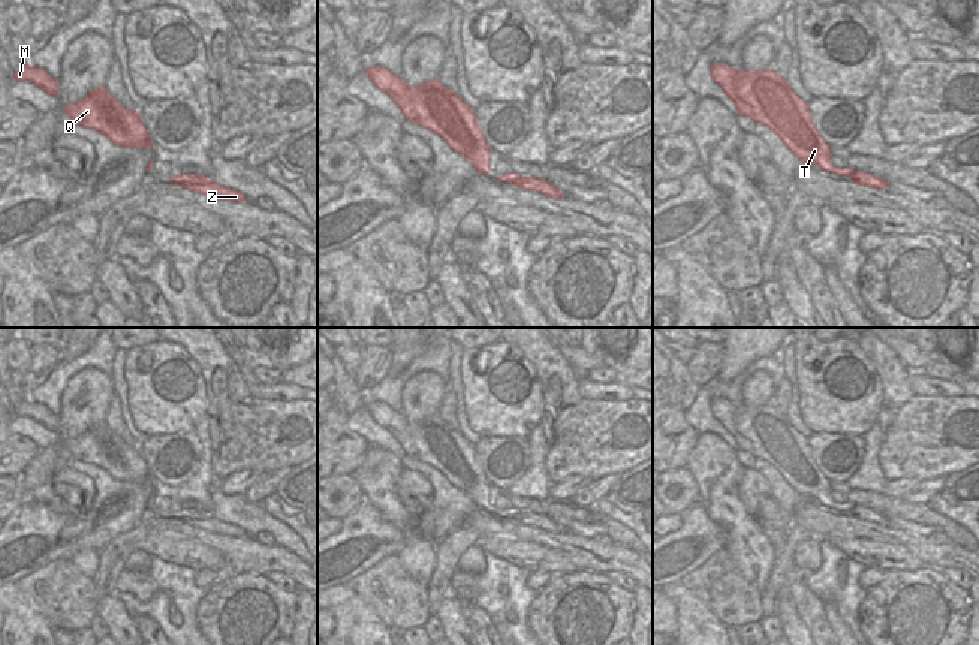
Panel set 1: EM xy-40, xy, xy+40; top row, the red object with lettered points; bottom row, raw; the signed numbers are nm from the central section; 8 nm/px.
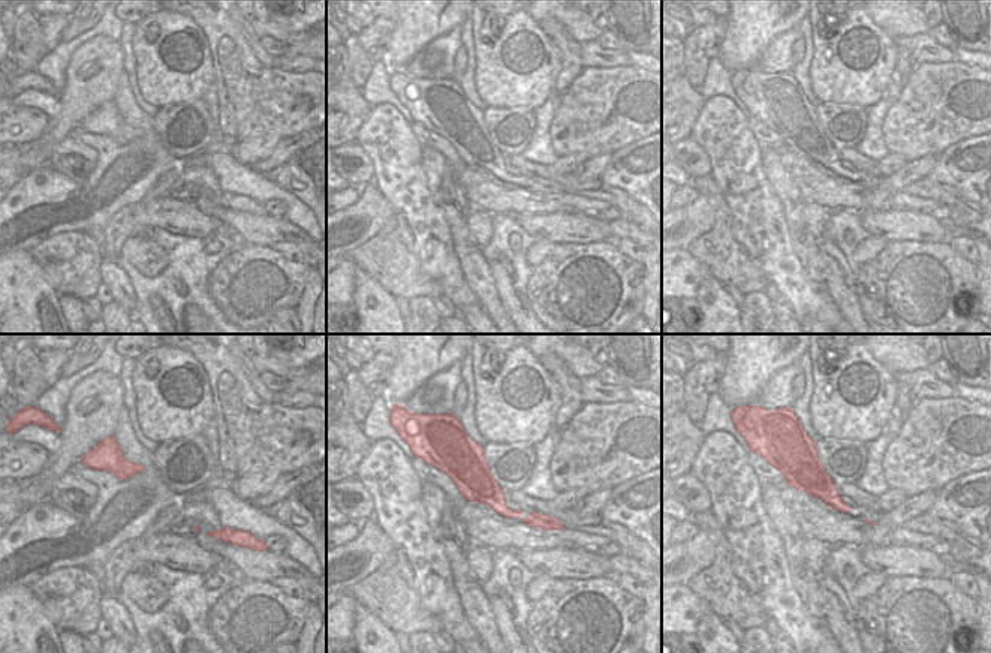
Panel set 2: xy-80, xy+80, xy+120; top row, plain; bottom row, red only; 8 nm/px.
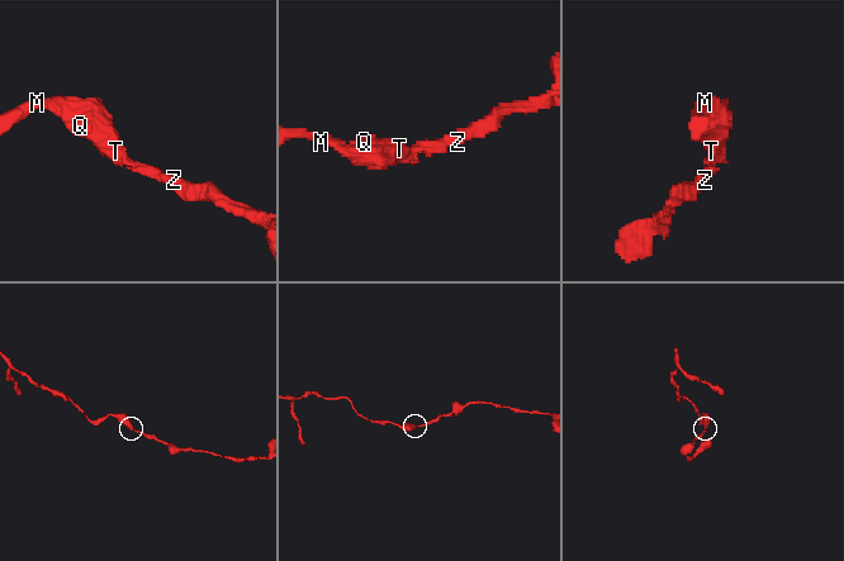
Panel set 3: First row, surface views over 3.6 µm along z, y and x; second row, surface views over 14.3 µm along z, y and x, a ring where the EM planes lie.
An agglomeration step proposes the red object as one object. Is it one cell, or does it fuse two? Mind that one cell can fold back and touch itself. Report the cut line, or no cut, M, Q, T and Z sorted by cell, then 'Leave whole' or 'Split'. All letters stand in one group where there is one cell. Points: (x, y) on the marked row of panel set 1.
No split. Groups: M Q T Z. Leave whole.

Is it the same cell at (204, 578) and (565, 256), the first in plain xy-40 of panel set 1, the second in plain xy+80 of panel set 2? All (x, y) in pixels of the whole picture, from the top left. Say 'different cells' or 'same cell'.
different cells

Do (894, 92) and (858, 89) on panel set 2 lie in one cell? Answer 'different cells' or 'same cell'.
different cells

